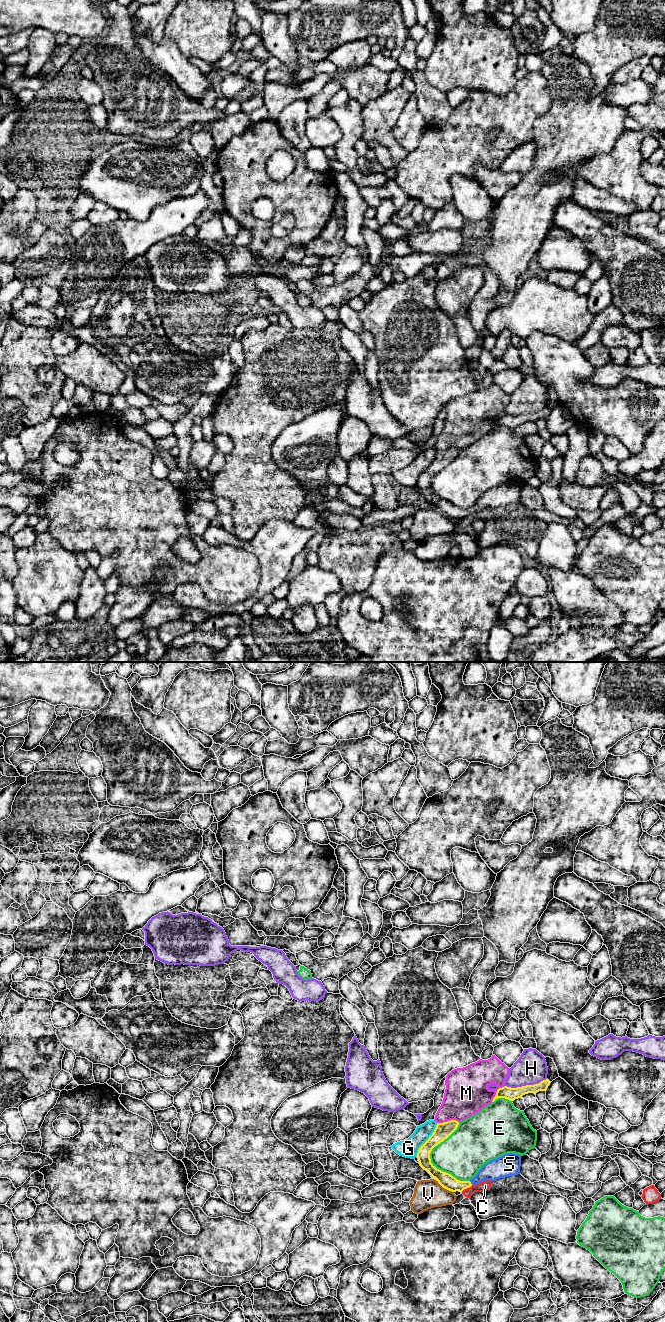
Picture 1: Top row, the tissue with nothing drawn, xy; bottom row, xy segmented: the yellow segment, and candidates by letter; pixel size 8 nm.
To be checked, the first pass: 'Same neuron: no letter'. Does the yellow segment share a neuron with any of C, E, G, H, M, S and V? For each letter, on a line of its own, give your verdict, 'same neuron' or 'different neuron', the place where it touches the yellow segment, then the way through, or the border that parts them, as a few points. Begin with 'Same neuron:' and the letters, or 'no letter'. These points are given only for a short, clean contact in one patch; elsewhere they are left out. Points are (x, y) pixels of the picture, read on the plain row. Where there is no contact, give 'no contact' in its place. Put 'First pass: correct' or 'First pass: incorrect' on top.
First pass: incorrect
Same neuron: S
C: different neuron; contact xy (466, 516); border xy (472, 513), (461, 519)
E: different neuron; contact xy (430, 487)
G: different neuron; contact xy (428, 467)
H: different neuron; contact xy (526, 413)
M: different neuron; contact xy (447, 449)
S: same neuron; contact xy (470, 510); way xy (446, 508), (452, 512), (470, 510), (495, 497)
V: different neuron; contact xy (444, 515); border xy (435, 508), (453, 520)

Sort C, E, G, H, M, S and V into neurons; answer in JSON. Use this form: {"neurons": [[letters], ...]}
{"neurons": [["C"], ["E"], ["G"], ["H"], ["M"], ["S"], ["V"]]}

